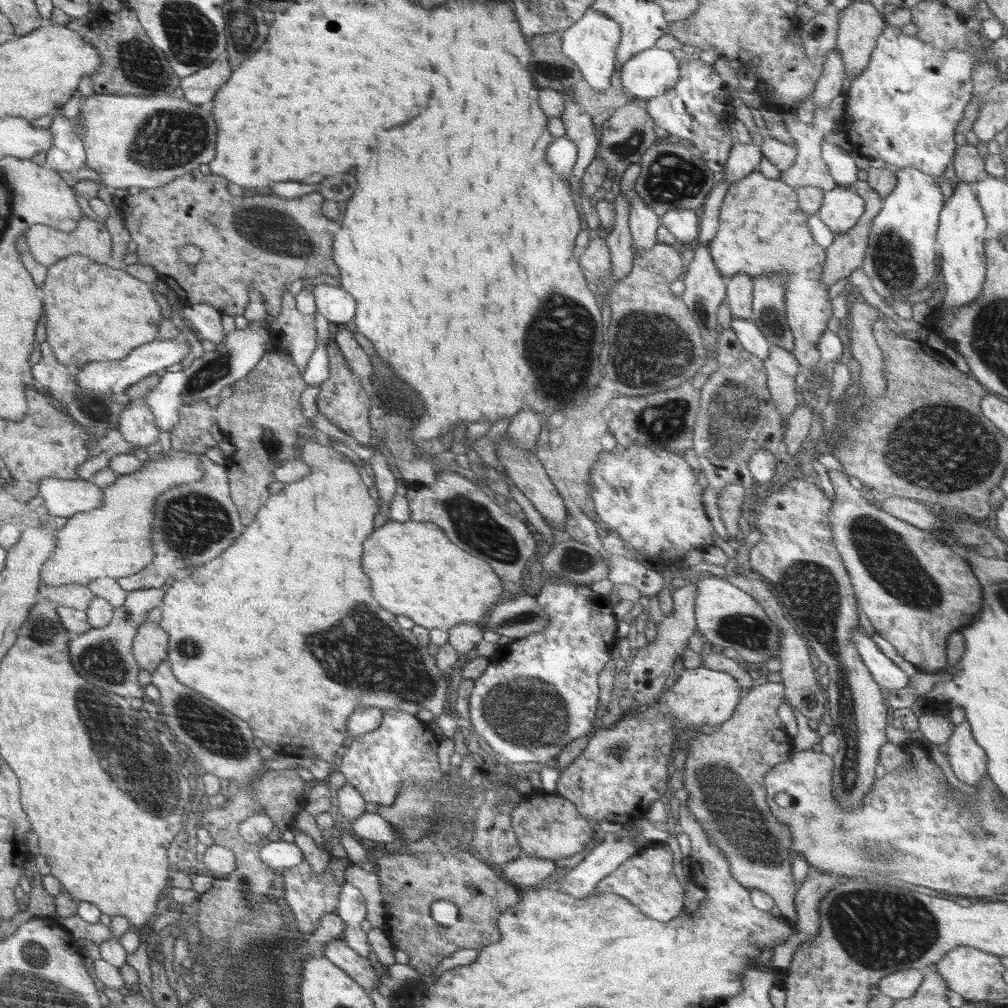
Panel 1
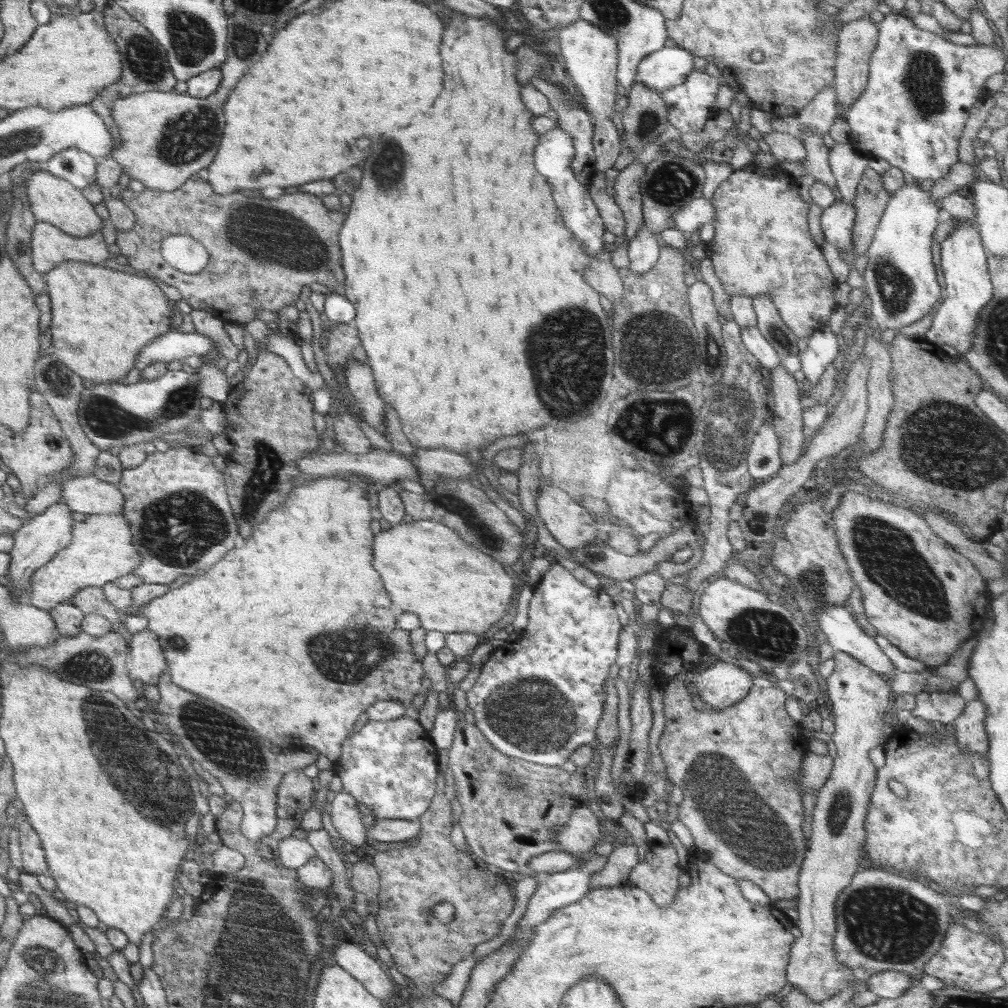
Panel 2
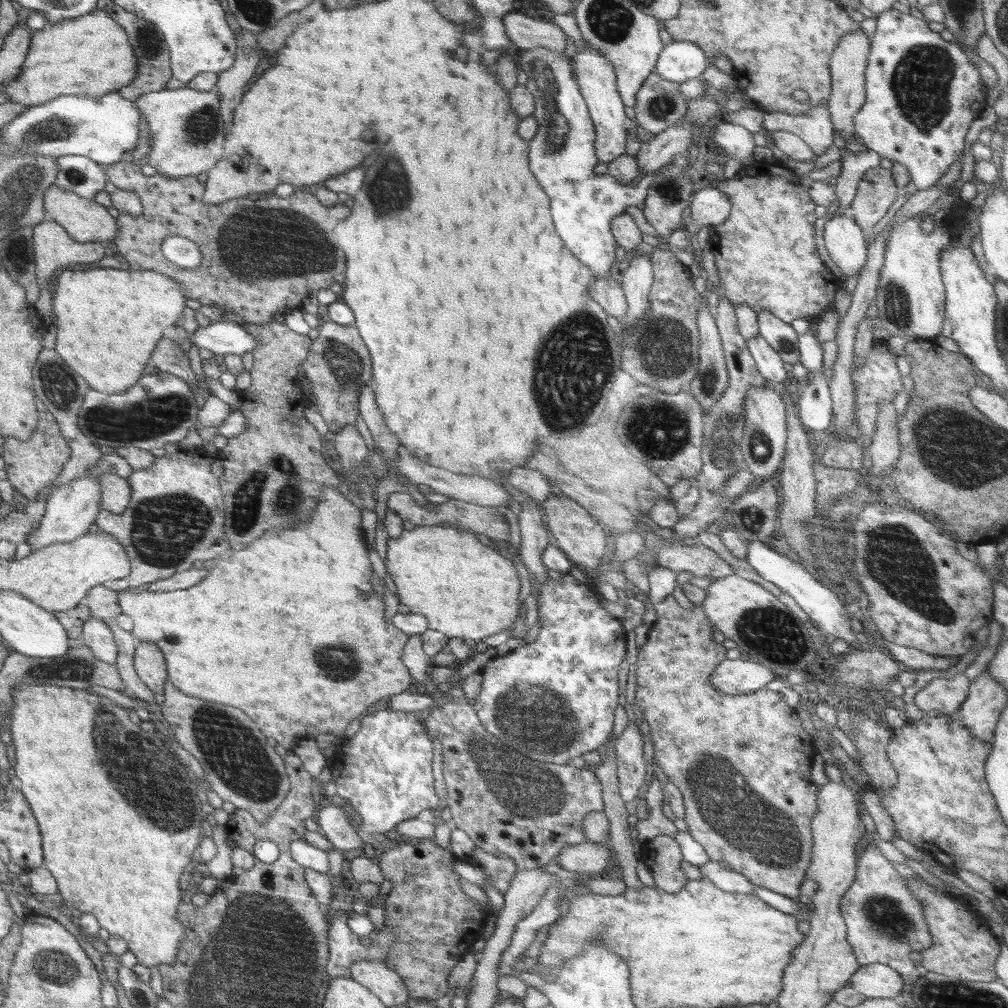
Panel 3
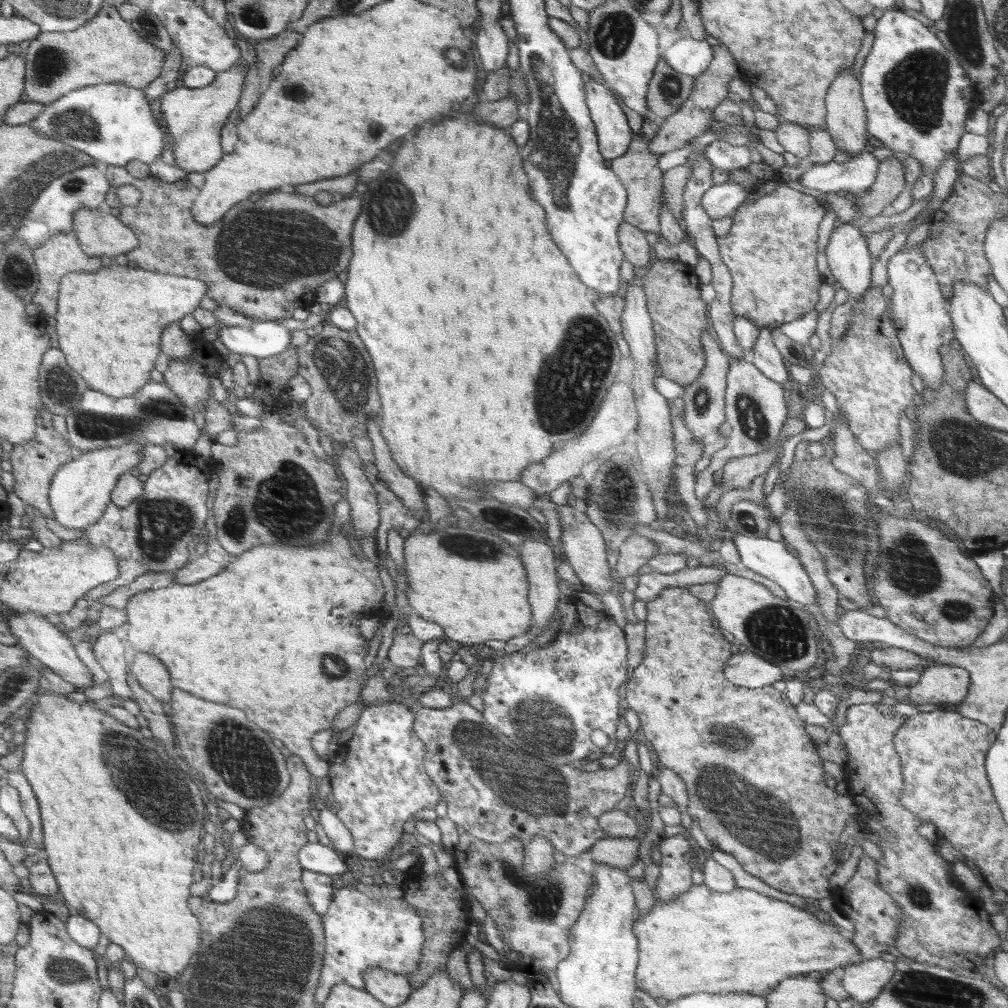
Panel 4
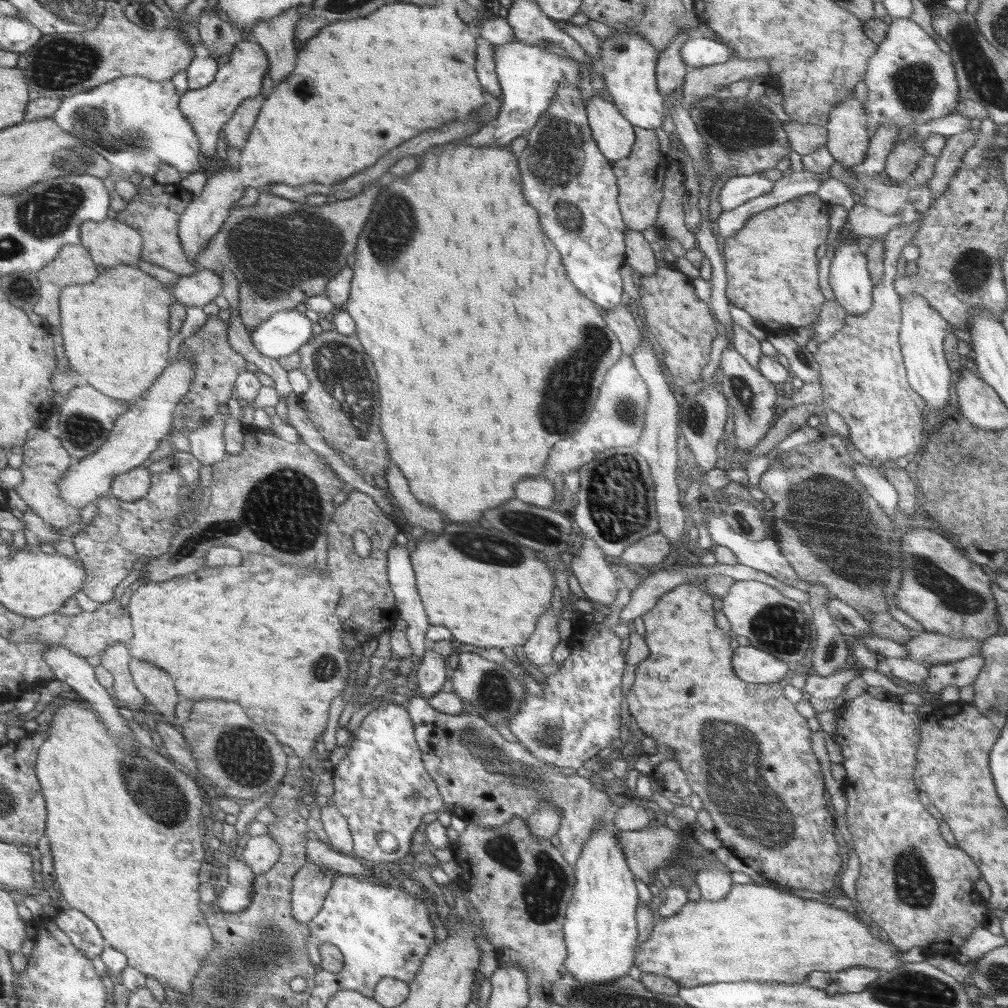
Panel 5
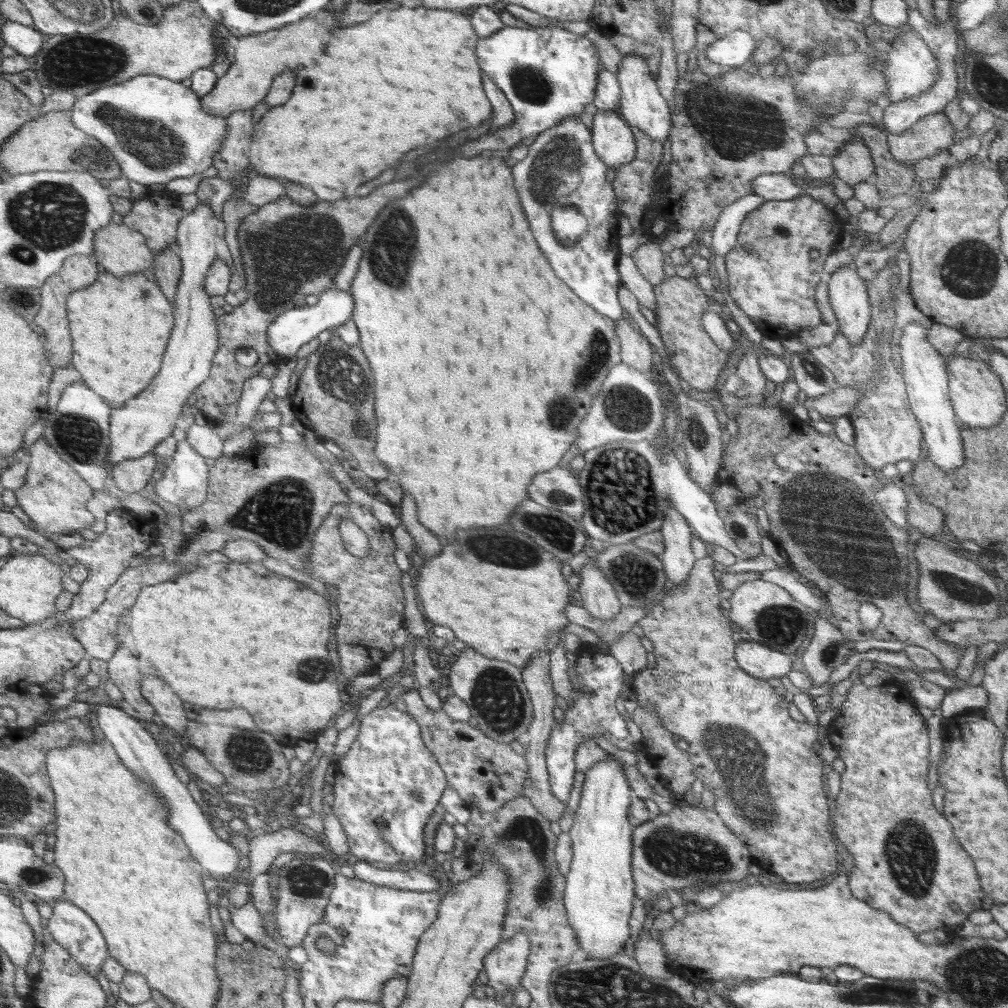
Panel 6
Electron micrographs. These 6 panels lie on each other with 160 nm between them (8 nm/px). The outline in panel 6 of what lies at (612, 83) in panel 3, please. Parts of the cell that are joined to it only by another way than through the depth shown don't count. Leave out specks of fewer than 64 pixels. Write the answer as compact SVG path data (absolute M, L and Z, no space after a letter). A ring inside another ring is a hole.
M598 111L593 116L591 140L596 154L607 164L628 164L636 156L636 140L630 125L618 112Z

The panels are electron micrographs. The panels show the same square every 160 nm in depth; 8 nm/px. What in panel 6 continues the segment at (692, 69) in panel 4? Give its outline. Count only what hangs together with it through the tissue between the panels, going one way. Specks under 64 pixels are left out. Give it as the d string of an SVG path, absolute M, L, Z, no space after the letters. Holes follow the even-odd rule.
M735 30L710 43L705 50L705 56L710 63L718 64L725 69L741 67L747 63L756 47L757 42L753 36L743 30Z

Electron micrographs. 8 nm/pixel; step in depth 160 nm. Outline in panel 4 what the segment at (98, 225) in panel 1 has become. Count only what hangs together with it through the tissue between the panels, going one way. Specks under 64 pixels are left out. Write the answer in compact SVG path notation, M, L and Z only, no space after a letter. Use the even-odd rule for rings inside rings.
M73 232L53 234L50 240L38 245L33 250L35 267L39 274L39 285L33 296L33 302L42 307L43 314L48 317L55 317L57 313L57 294L61 278L66 273L73 272L96 272L104 265L100 264L100 257L86 254L81 249L80 240Z

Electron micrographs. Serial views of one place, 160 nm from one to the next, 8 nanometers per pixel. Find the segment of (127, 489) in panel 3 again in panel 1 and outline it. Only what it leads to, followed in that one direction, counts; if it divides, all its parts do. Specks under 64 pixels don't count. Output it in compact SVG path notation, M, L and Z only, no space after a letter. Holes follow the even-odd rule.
M41 478L39 495L44 500L42 506L54 517L71 517L73 514L96 509L103 501L104 490L93 480L64 480Z

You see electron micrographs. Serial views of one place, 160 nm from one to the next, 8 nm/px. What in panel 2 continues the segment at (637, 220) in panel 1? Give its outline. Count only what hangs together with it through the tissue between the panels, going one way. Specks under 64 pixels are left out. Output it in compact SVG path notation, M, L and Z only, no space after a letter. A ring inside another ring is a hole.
M642 225L636 236L629 242L627 253L630 259L629 269L636 274L647 273L659 257L661 241L652 229Z

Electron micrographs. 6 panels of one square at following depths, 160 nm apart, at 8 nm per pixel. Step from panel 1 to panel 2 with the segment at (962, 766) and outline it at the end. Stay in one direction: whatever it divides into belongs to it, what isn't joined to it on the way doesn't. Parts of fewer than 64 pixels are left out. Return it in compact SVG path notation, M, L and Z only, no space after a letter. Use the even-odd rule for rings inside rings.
M976 698L967 702L962 714L952 722L951 730L955 734L957 747L965 752L987 754L989 742L984 730L983 720L986 716L986 705Z

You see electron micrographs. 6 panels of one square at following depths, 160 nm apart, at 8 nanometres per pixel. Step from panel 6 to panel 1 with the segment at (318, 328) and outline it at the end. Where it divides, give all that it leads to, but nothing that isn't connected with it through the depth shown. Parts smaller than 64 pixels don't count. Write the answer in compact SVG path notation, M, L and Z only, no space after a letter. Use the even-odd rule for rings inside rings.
M183 337L174 340L154 340L149 344L135 349L128 357L119 361L94 361L88 365L78 367L75 372L75 381L83 392L101 392L102 394L113 394L118 396L120 392L125 392L127 388L146 378L153 372L158 372L163 368L168 369L173 364L178 364L186 356L191 356L190 345Z

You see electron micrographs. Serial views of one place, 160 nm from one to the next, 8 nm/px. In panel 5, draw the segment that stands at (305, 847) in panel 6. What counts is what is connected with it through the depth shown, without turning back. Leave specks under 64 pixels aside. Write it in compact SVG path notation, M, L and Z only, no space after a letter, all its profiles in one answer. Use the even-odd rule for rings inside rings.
M268 834L247 837L239 849L239 858L243 860L255 875L268 872L279 859L280 847Z

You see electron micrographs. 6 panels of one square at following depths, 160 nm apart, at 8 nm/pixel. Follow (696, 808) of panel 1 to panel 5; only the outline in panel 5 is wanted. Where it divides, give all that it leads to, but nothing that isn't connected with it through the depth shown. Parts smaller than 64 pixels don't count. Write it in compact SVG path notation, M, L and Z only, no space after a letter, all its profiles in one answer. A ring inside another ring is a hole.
M700 583L682 584L670 593L662 595L654 604L654 609L642 616L646 625L645 643L649 648L649 655L646 660L640 662L635 670L635 682L626 693L626 699L631 716L634 716L634 725L637 732L647 734L659 744L666 744L672 748L674 760L678 761L679 767L686 775L687 783L692 792L698 794L702 806L714 820L716 837L724 848L728 848L746 864L753 868L758 874L764 876L769 882L777 885L788 886L794 889L811 890L818 893L829 891L834 884L834 876L838 874L842 866L840 856L840 842L834 836L835 819L830 806L829 798L824 788L824 779L820 769L820 763L810 747L812 731L808 727L807 718L804 718L783 694L783 688L779 683L749 684L738 678L733 671L732 655L734 649L730 647L730 632L724 632L716 625L714 600L716 596L702 590Z

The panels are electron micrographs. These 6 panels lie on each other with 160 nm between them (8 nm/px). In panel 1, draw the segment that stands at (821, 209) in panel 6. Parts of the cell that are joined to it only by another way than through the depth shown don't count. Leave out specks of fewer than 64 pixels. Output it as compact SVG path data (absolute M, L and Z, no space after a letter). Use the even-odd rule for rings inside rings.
M760 170L751 172L738 182L733 182L720 204L719 227L716 236L710 241L709 249L716 268L726 279L738 273L746 273L750 278L776 273L787 276L783 285L787 323L792 331L795 345L792 354L800 365L816 372L820 360L816 345L827 329L828 320L832 317L832 305L831 301L828 301L828 286L820 284L821 272L826 260L825 248L812 239L812 233L807 225L810 214L800 209L797 198L795 187L788 186L780 179L766 178Z

